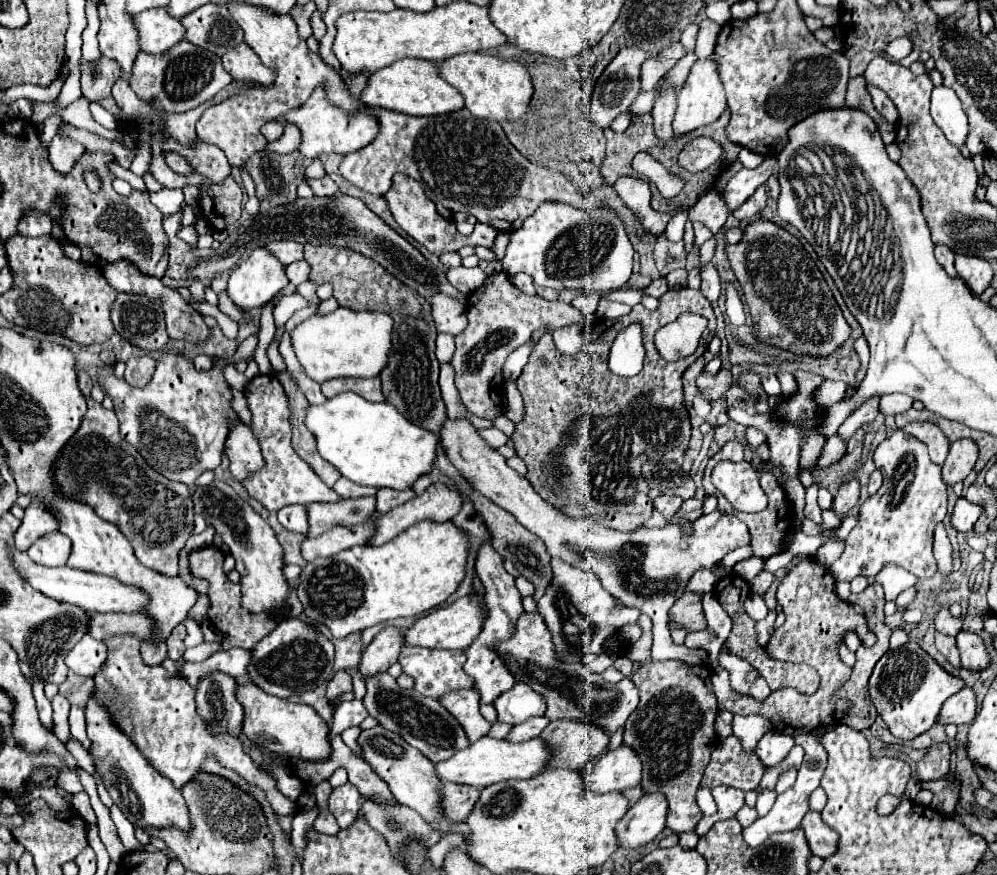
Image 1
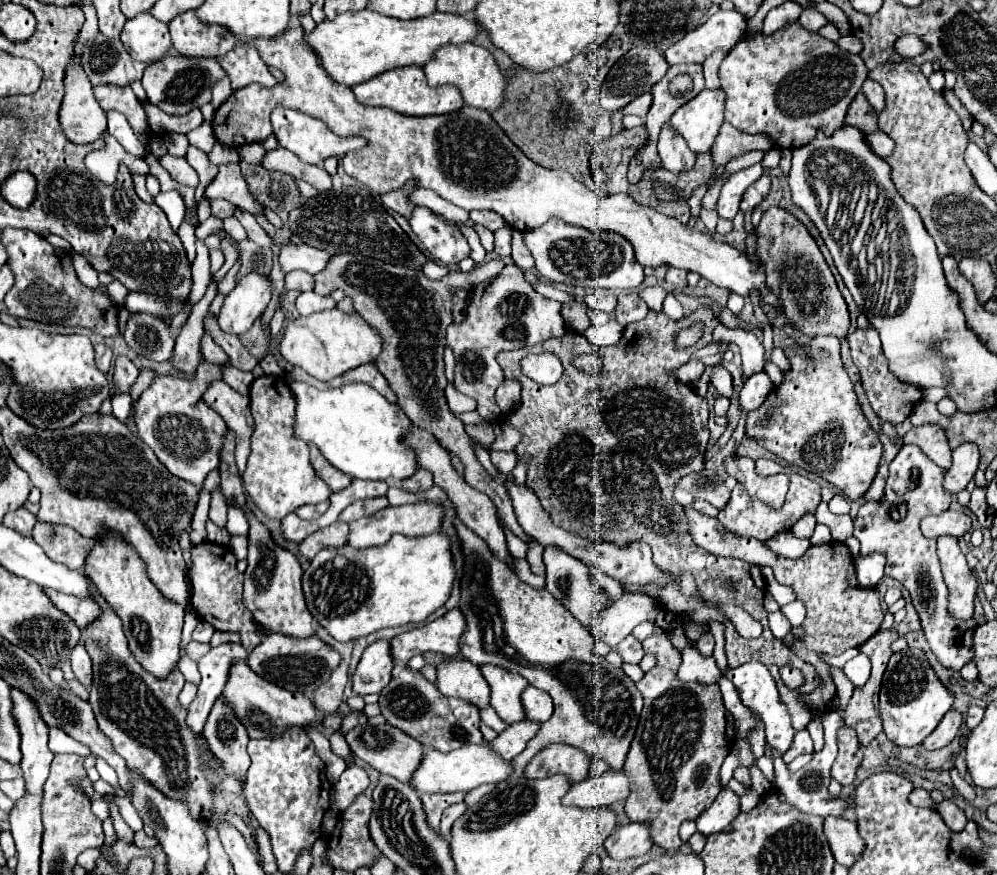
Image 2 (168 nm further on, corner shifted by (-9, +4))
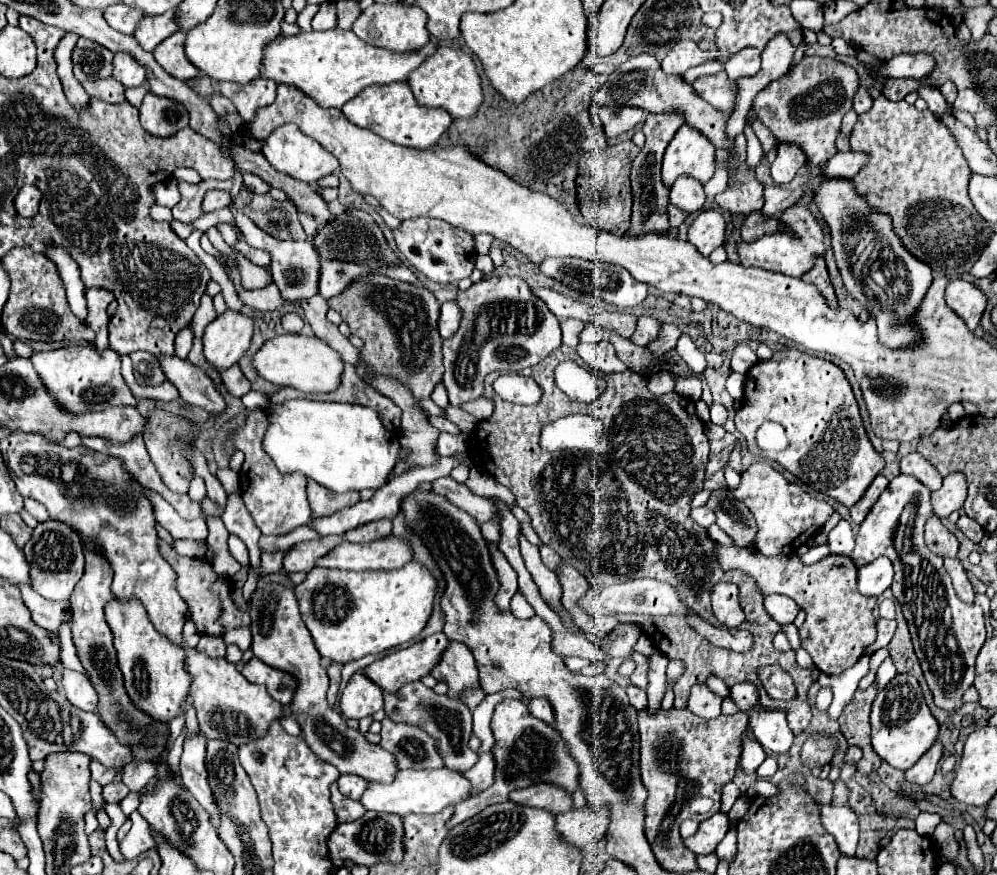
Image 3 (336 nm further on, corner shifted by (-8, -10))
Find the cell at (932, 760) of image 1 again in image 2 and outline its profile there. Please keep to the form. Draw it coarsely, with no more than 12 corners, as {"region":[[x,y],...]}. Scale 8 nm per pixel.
{"region":[[956,767],[950,769],[954,787],[968,802],[976,798],[975,787],[960,777]]}

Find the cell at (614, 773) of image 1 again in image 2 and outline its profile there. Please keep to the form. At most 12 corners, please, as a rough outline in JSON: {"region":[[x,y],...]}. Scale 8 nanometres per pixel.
{"region":[[624,769],[574,783],[574,807],[612,805],[632,793]]}

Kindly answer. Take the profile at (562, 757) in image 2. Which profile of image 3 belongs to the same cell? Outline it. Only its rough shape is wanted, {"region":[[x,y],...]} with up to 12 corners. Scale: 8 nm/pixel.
{"region":[[553,785],[513,791],[517,805],[545,809],[553,815],[573,807],[571,795]]}

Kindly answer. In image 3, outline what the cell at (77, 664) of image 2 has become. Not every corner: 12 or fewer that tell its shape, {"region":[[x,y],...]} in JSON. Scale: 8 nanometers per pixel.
{"region":[[65,669],[63,689],[71,705],[95,711],[97,693],[85,675]]}

